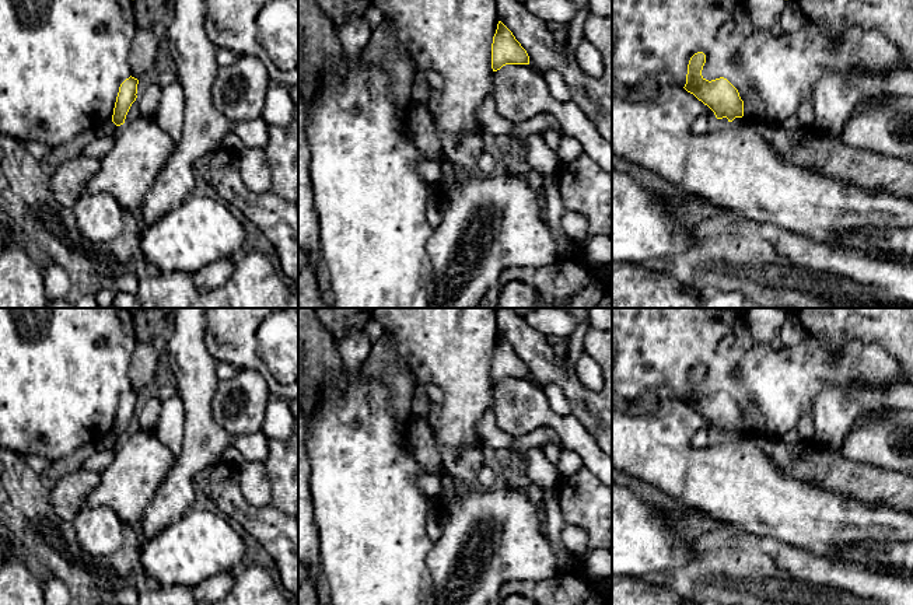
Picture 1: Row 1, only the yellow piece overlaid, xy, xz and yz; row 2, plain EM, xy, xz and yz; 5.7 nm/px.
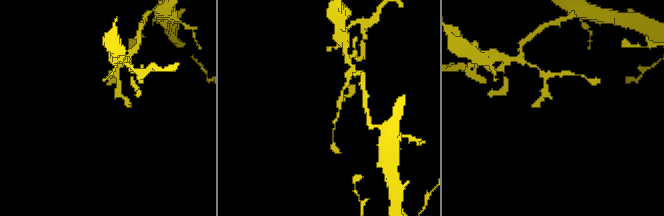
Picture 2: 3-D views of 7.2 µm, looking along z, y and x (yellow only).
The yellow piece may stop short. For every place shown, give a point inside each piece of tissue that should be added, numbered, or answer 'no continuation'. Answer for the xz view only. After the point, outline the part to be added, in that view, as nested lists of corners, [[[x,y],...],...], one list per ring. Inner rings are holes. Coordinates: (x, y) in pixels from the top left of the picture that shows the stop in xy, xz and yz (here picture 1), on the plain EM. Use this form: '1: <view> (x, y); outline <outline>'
no continuation

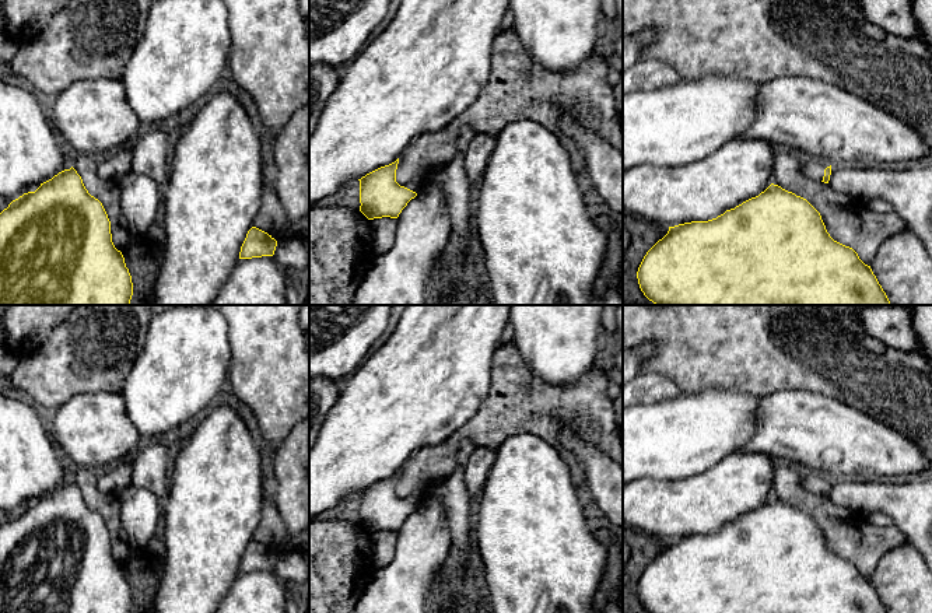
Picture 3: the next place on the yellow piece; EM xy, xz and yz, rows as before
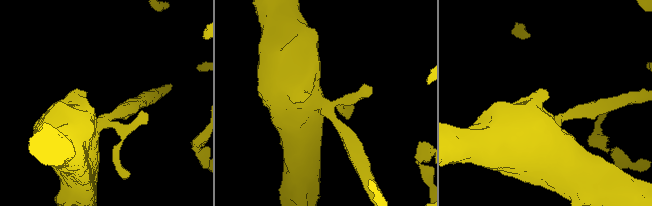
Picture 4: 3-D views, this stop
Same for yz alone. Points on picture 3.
1: yz (813, 482); outline [[[807,472],[807,474],[803,477],[803,487],[812,491],[816,495],[821,495],[824,490],[824,483],[830,480],[830,477],[814,473],[814,472]]]

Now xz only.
1: xz (427, 491); outline [[[439,479],[434,483],[430,481],[428,484],[425,484],[421,488],[421,491],[417,495],[413,495],[410,498],[404,498],[404,501],[416,505],[417,508],[427,501],[432,501],[435,486],[439,484],[441,481],[442,481],[442,479]]]

